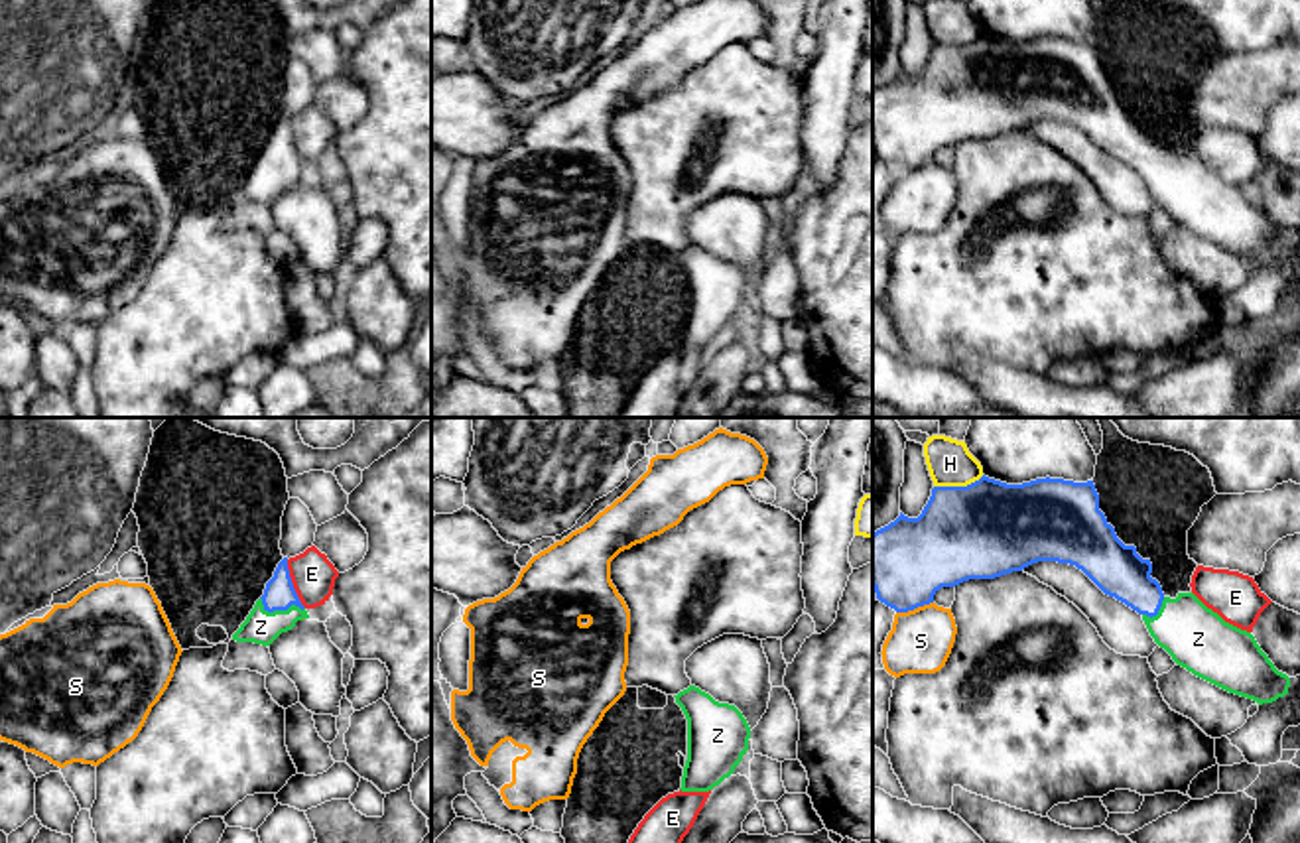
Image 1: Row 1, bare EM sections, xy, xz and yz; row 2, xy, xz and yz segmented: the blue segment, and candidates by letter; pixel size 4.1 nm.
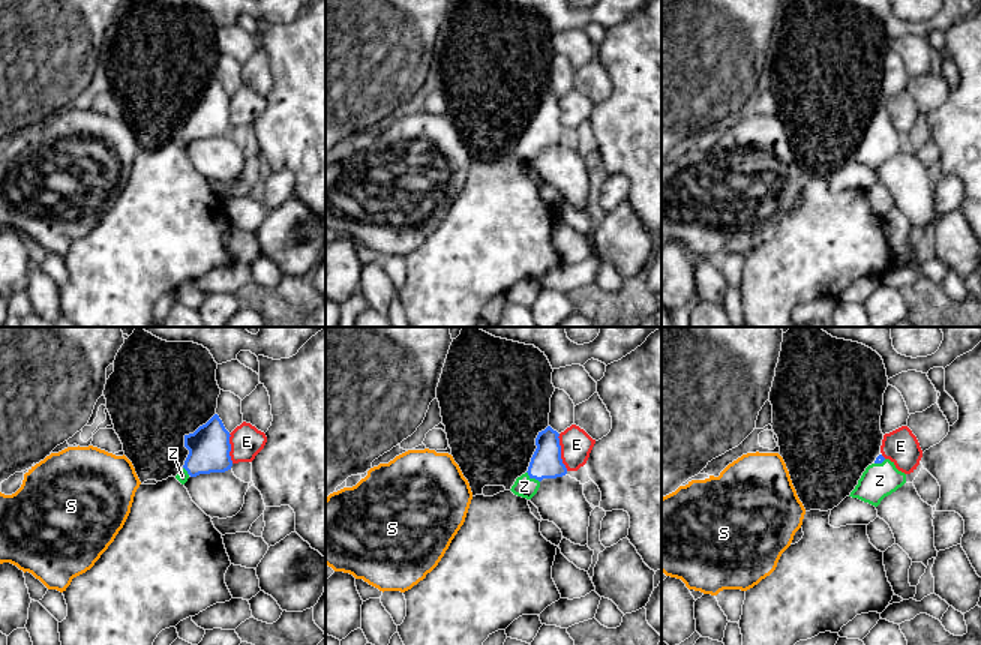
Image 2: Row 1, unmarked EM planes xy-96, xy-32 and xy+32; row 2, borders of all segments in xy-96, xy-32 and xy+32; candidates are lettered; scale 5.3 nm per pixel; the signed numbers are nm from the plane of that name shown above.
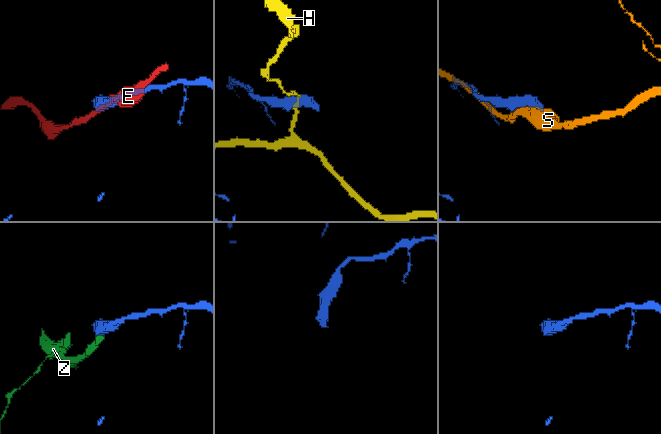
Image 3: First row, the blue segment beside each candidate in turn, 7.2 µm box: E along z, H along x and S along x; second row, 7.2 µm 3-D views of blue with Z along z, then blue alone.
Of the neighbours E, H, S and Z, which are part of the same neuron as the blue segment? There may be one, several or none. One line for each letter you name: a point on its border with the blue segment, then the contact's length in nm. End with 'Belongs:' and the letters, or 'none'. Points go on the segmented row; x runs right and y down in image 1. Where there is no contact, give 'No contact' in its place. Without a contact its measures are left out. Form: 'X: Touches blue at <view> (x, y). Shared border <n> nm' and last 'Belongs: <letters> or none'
Z: Touches blue at xy (280, 609). Shared border 190 nm
Belongs: Z

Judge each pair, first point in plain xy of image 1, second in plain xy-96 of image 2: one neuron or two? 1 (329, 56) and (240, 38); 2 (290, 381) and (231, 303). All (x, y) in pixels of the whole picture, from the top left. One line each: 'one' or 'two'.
1: one
2: one

